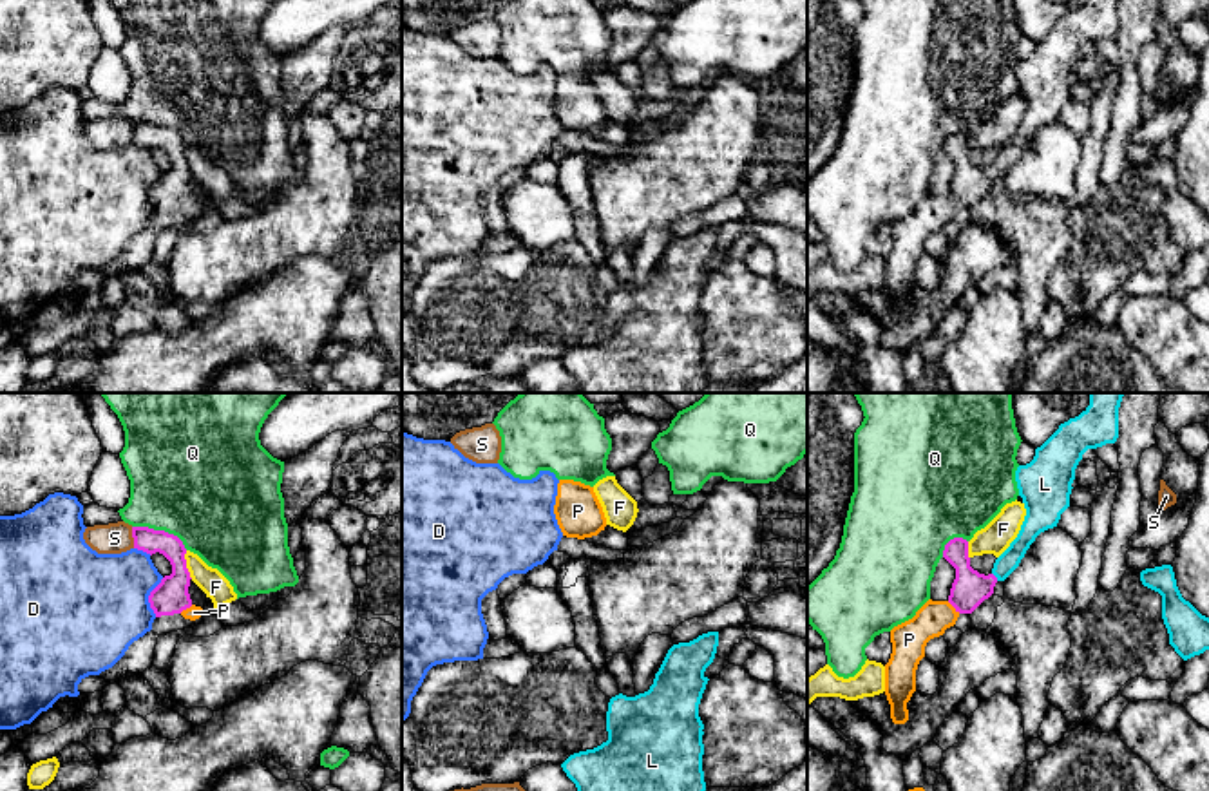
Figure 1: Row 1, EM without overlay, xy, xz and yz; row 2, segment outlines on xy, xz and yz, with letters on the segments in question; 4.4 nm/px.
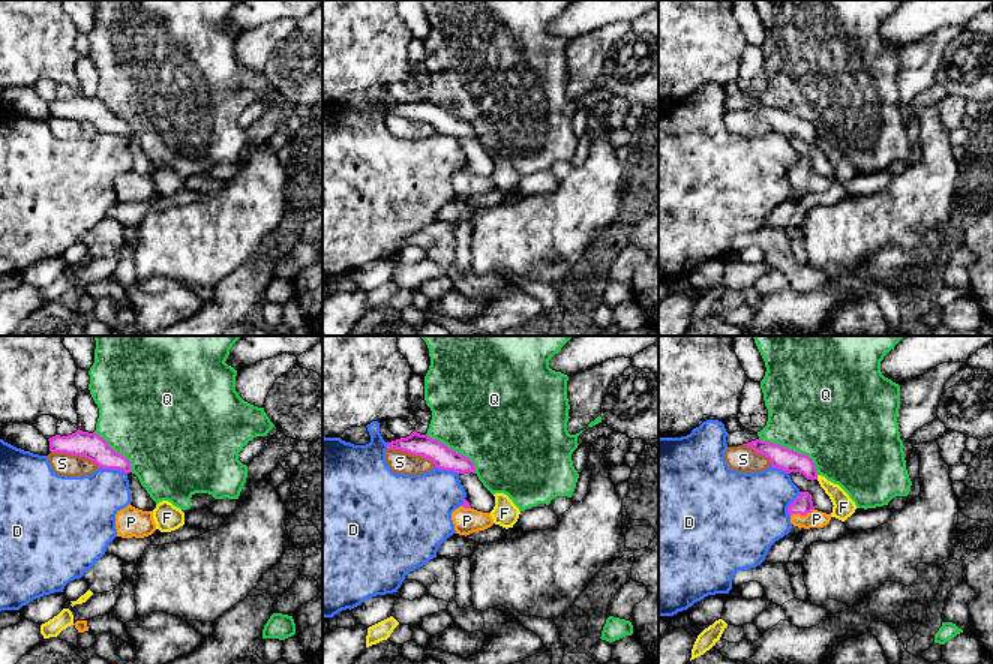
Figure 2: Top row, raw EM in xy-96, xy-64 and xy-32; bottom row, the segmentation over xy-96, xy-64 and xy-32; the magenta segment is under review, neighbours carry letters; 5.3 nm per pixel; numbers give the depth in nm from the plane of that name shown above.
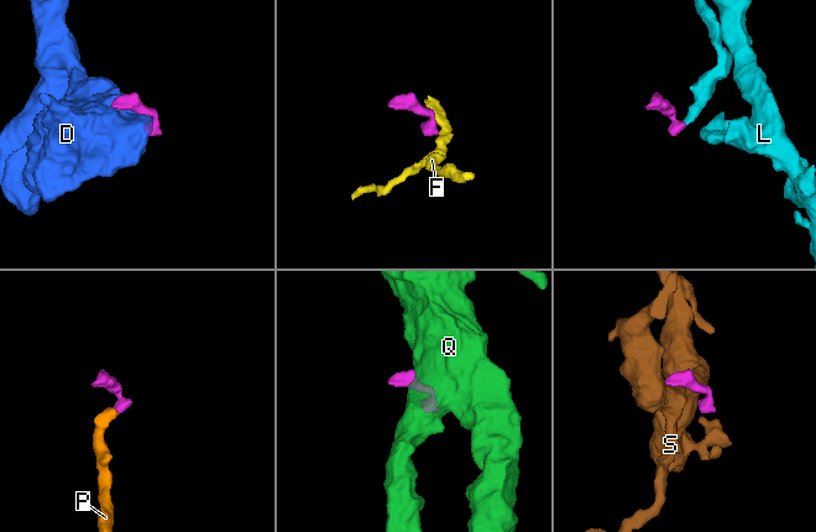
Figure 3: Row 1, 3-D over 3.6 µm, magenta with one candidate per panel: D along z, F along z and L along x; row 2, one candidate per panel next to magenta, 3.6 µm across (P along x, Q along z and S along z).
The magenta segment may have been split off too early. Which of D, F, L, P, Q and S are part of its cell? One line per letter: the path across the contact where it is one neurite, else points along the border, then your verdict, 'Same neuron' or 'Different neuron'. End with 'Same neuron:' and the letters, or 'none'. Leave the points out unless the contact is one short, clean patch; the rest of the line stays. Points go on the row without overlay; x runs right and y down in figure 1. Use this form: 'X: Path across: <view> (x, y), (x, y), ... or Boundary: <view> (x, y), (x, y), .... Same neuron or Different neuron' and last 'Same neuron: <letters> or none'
D: Boundary: xy (163, 172), (149, 190), (149, 201), (154, 210). Different neuron
F: Boundary: xy (185, 145), (185, 162), (192, 172). Different neuron
L: Path across: yz (971, 183), (981, 181), (994, 171), (1010, 152). Same neuron
P: Path across: yz (971, 183), (954, 201), (936, 210), (909, 234). Same neuron
Q: Different neuron
S: Boundary: xy (131, 122), (134, 142). Different neuron
Same neuron: L, P

